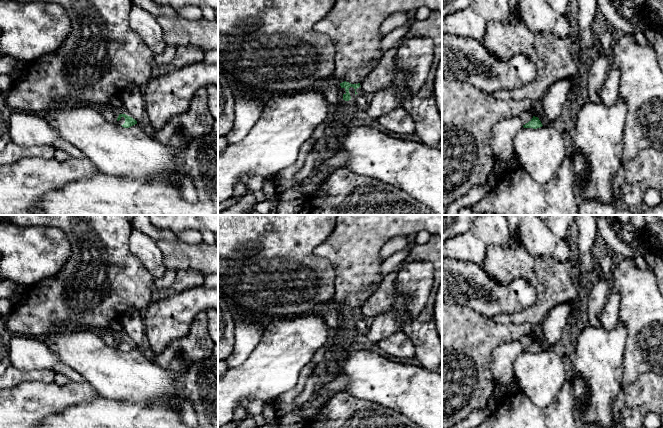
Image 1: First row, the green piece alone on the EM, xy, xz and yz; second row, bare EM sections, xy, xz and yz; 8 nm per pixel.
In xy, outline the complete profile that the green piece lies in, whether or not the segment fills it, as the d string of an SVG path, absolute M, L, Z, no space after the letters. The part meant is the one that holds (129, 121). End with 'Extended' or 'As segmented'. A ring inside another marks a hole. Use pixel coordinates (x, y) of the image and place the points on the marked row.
M119 114L117 118L117 123L124 128L129 128L137 124L137 121L126 114Z. Extended

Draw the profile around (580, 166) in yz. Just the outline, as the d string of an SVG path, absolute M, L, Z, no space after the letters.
M575 153L571 157L571 161L574 171L574 180L581 182L587 179L589 176L589 166L586 158L581 153Z

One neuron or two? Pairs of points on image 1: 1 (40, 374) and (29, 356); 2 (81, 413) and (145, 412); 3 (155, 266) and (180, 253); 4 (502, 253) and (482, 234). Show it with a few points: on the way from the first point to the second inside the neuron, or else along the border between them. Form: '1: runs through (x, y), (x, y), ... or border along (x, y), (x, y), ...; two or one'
1: border along (13, 366), (28, 370), (50, 370); two
2: runs through (97, 413), (129, 413); one
3: border along (156, 241), (166, 268); two
4: border along (510, 229), (510, 240), (490, 244), (481, 265); two

